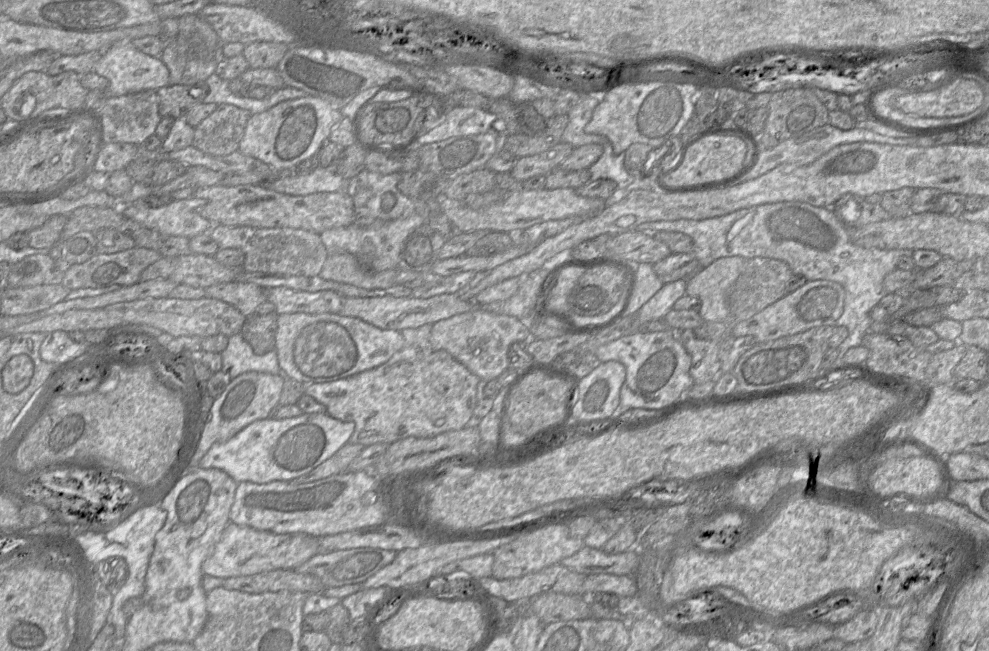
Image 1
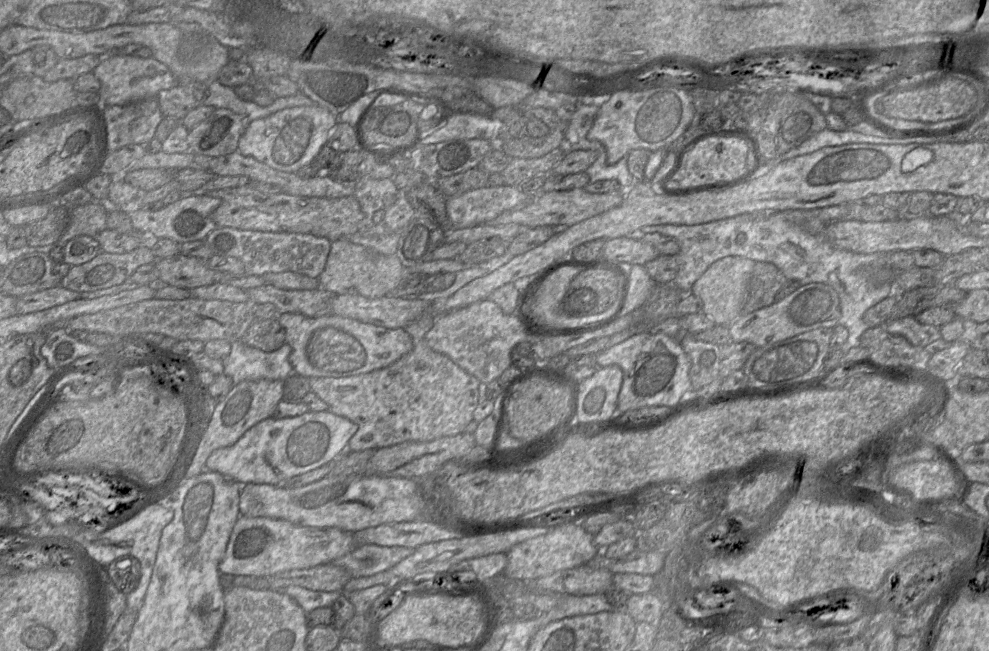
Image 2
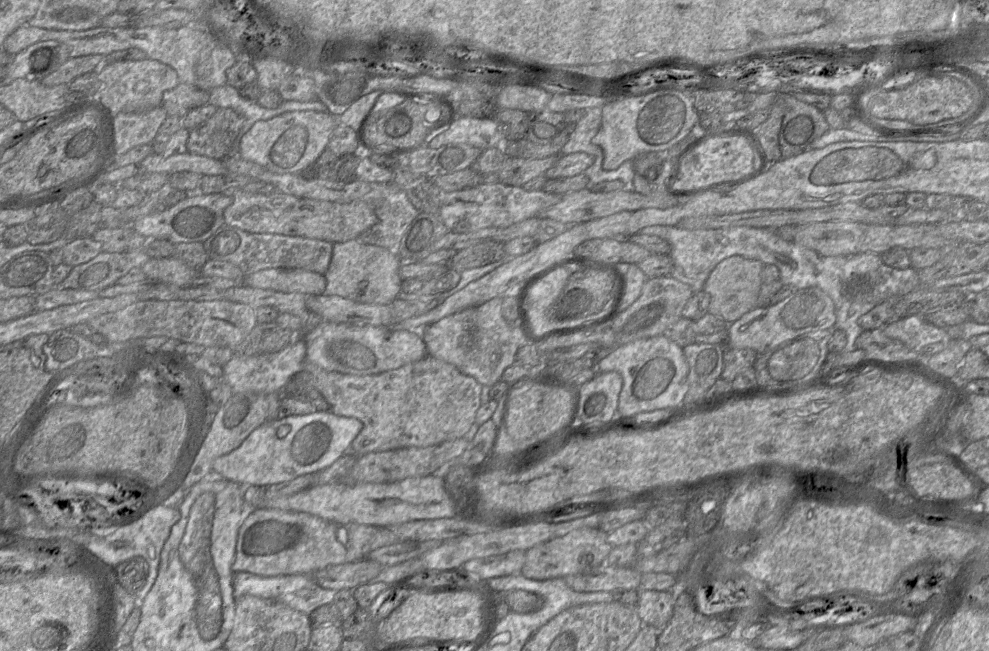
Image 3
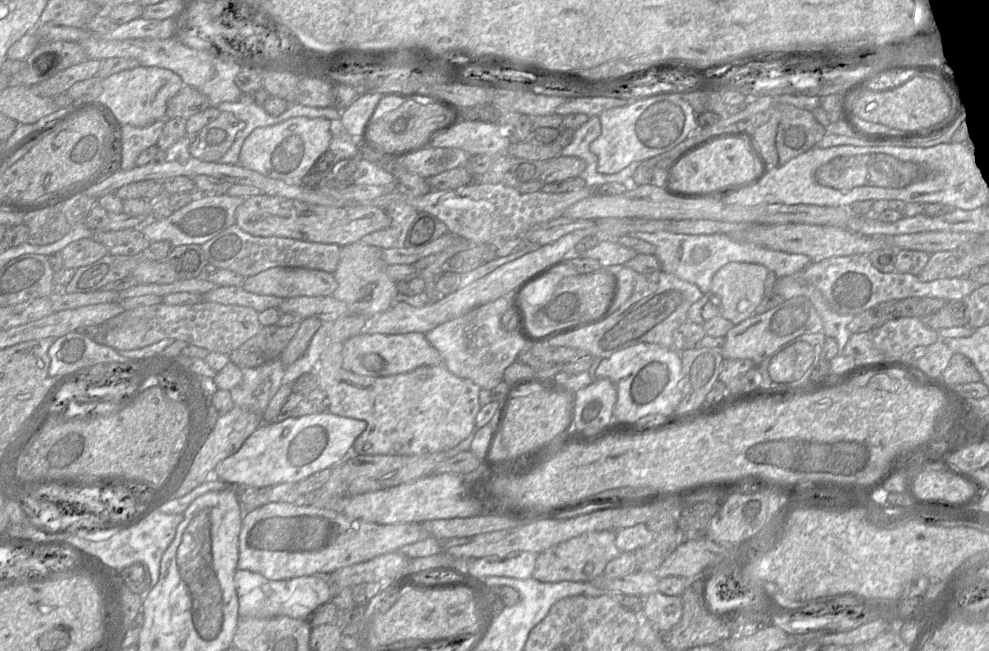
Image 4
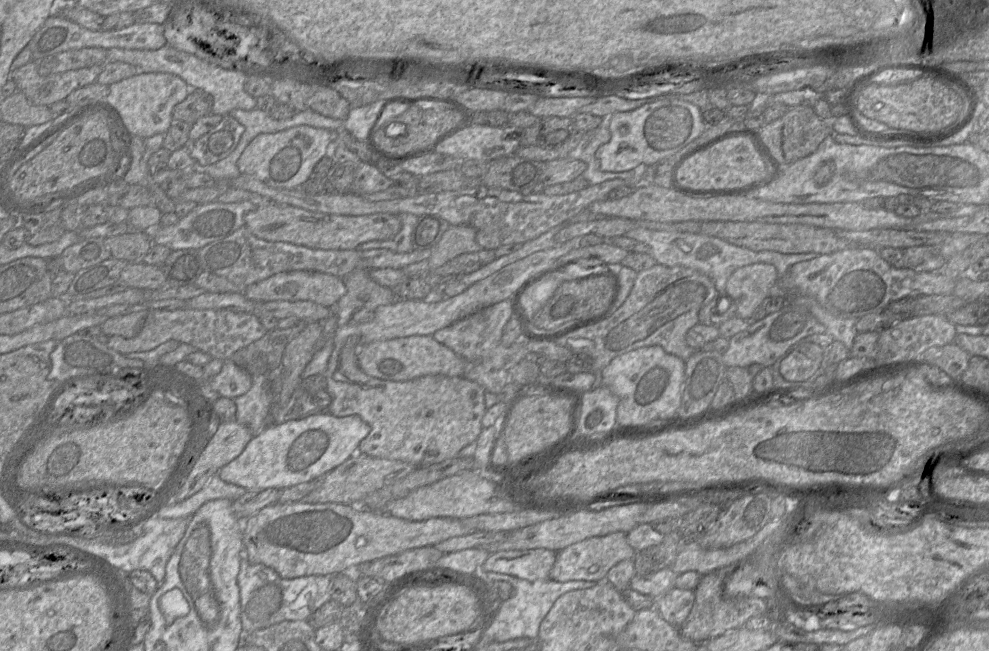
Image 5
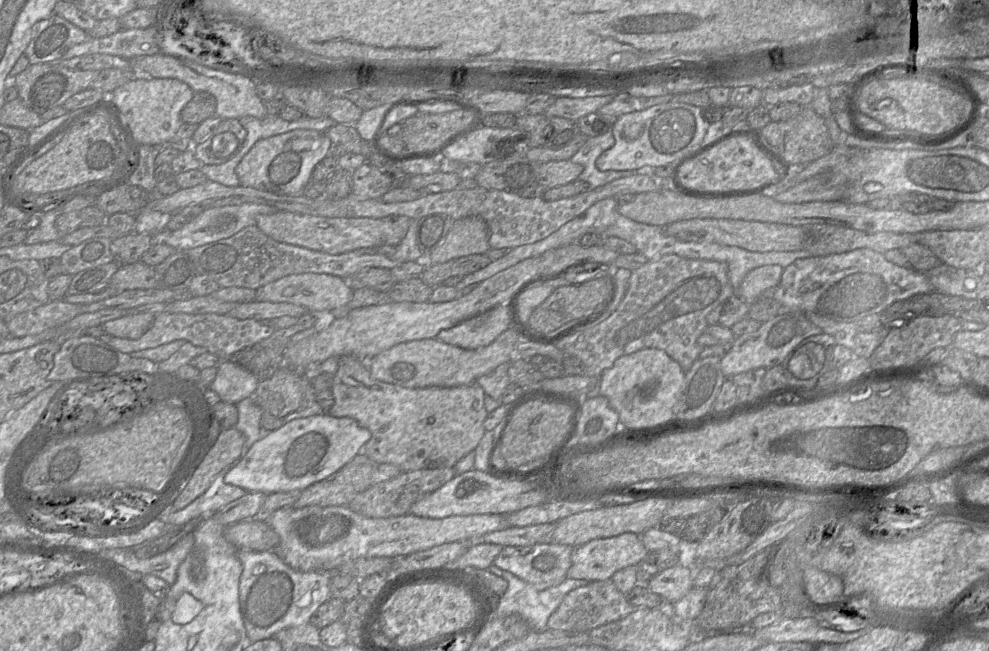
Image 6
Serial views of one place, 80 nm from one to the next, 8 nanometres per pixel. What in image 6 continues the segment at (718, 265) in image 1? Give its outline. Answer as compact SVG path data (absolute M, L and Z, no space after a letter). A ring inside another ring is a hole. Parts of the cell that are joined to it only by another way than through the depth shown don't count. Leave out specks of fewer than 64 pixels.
M764 265L750 270L744 276L736 293L751 305L763 291L779 284L783 269L780 265Z

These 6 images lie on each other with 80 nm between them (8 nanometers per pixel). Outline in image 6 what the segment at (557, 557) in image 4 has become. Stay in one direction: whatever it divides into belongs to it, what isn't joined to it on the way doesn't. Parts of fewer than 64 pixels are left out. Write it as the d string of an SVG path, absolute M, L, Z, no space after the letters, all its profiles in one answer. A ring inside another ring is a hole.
M626 532L609 538L594 539L573 547L567 578L584 579L589 582L611 579L618 570L628 566L636 566L648 553L649 551L643 545L640 535L635 533Z

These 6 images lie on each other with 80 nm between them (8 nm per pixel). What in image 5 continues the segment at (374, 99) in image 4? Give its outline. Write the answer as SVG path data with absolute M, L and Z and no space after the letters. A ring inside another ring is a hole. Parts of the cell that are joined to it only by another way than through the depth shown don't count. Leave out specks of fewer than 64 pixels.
M378 100L361 107L351 107L345 120L343 129L354 138L366 141L376 128L375 123L386 103Z

